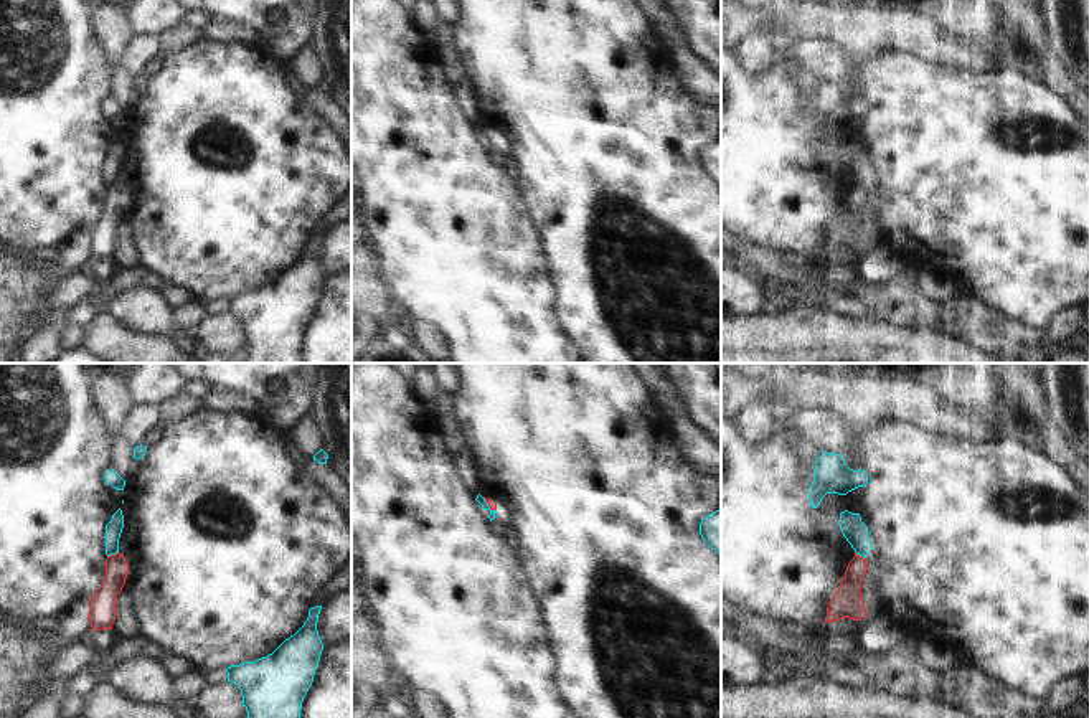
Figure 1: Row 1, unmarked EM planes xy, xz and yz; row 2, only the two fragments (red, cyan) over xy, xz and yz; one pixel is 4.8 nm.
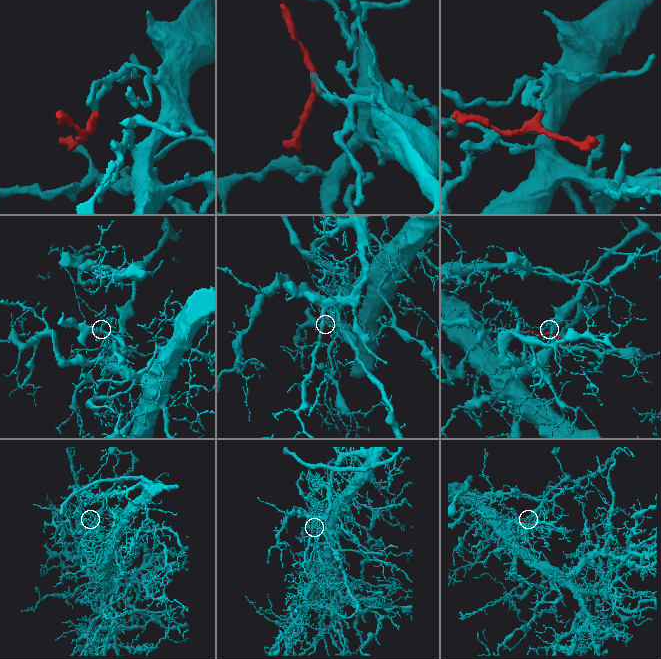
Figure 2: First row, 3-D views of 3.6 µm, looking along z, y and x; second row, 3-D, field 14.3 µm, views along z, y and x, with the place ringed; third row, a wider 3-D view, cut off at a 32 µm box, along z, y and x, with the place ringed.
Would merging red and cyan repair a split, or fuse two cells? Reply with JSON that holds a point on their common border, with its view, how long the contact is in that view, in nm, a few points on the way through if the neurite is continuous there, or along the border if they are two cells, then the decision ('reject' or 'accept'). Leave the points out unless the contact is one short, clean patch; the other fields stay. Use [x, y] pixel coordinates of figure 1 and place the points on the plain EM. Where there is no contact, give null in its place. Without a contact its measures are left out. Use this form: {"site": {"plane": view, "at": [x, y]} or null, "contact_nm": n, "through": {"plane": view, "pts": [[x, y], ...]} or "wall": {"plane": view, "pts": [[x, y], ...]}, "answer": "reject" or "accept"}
{"site": {"plane": "xy", "at": [113, 185]}, "contact_nm": 60, "wall": {"plane": "xy", "pts": [[117, 182], [108, 187]]}, "answer": "reject"}

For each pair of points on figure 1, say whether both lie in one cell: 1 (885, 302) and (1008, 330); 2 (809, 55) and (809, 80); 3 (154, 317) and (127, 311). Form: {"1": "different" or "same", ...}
{"1": "same", "2": "different", "3": "same"}

